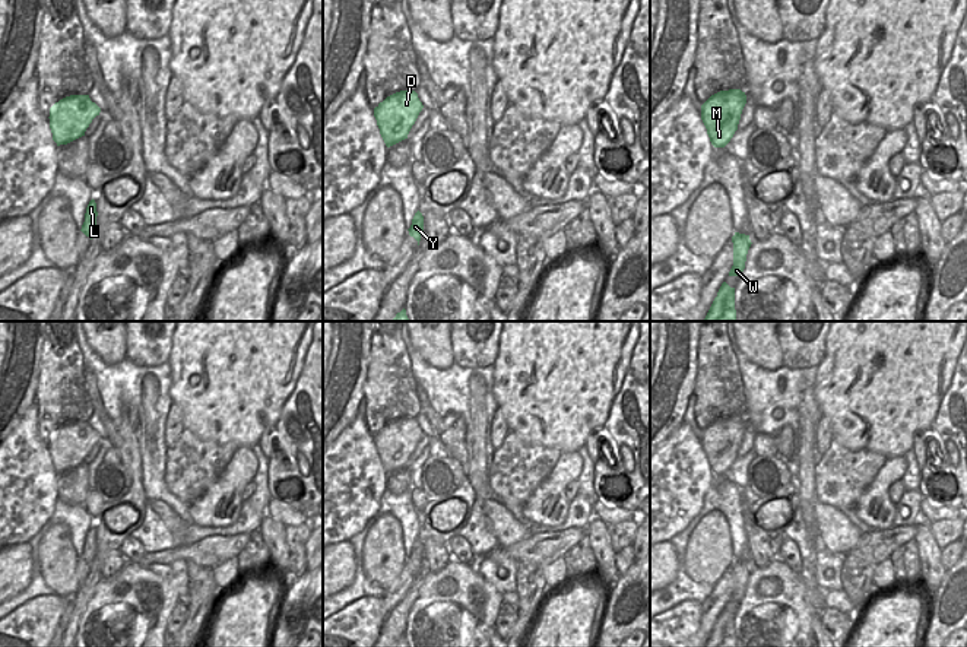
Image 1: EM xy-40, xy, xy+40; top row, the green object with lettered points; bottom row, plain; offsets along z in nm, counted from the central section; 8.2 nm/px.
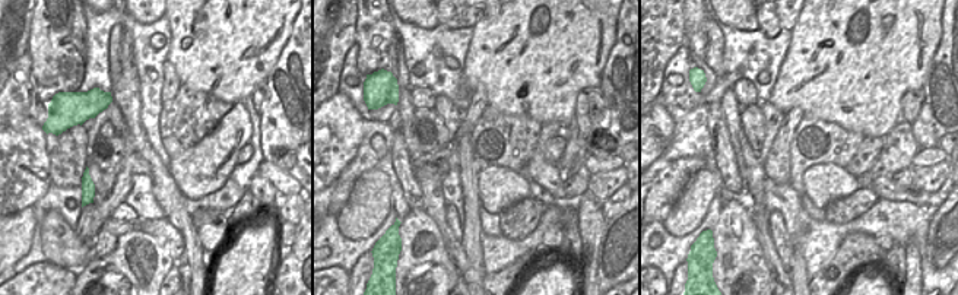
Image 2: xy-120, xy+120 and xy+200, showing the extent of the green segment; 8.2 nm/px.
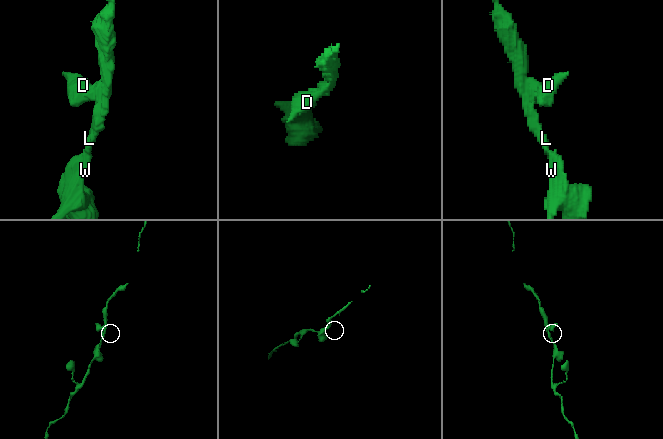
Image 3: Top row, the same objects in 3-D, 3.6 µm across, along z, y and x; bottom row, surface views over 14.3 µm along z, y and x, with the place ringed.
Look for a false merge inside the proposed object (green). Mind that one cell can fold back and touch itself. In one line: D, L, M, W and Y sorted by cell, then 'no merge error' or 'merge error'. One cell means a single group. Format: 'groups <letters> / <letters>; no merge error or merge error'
groups D L M W Y; no merge error

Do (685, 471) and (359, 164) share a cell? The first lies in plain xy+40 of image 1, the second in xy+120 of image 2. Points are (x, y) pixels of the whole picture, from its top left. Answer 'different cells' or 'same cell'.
different cells

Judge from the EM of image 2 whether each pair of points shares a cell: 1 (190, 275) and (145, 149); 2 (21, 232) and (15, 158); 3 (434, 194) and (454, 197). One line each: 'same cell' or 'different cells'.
1: same cell
2: different cells
3: different cells

